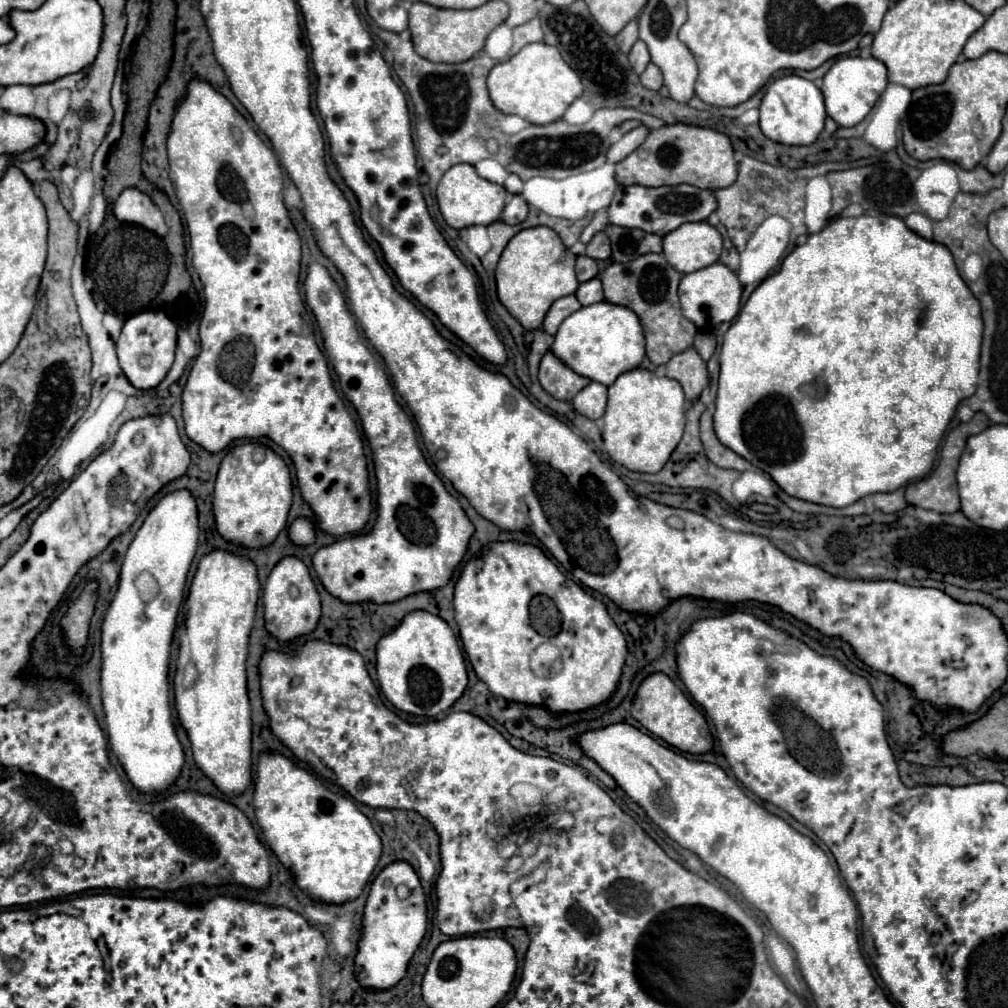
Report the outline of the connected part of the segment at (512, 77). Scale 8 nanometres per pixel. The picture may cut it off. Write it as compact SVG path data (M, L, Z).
M538 42L526 44L510 60L496 64L488 74L488 90L492 104L502 114L516 114L532 124L550 124L560 120L566 108L582 94L582 82L562 60L558 48Z

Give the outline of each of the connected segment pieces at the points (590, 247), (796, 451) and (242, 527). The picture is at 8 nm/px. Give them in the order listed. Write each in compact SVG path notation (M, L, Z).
M598 232L588 244L586 244L586 256L594 260L606 260L610 258L610 240L604 232Z
M838 216L822 232L810 234L806 244L796 246L782 260L780 270L768 276L750 294L748 302L742 306L740 314L724 334L714 432L724 446L732 448L736 454L770 474L772 480L794 498L844 508L868 494L894 492L900 486L906 486L910 480L924 478L932 470L938 444L946 432L946 426L956 414L956 406L976 392L982 330L984 322L980 302L960 278L954 258L944 244L918 236L898 216Z
M256 442L240 444L220 462L212 504L216 528L226 540L246 548L268 546L286 528L292 504L290 470L274 450Z

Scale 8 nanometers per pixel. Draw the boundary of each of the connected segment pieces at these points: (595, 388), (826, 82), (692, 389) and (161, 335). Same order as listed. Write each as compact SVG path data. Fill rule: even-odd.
M590 382L572 400L576 412L590 420L598 420L606 410L606 386L600 382Z
M846 56L832 64L832 68L822 78L822 94L824 94L824 106L826 114L838 124L838 126L856 126L862 122L876 100L880 98L880 92L888 86L886 68L876 58L860 58L860 56Z
M688 348L678 356L672 356L672 360L666 364L666 376L682 384L684 394L690 402L694 402L708 384L706 362L694 348Z
M146 310L136 316L130 316L124 322L120 338L116 340L120 366L130 384L140 390L156 388L164 380L174 362L174 350L176 350L176 324L168 318L164 310Z

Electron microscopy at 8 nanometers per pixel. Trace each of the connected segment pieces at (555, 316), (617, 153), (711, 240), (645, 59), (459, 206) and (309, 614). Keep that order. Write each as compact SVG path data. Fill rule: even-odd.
M572 294L556 300L556 302L550 306L550 310L548 310L546 318L544 318L544 332L556 334L556 332L558 332L558 326L562 324L562 320L568 318L570 314L574 314L574 312L580 310L580 308L582 308L582 304L580 304L580 302L576 300L576 296L572 296Z
M640 126L640 128L634 128L630 130L628 134L624 134L616 144L612 144L612 148L608 150L608 162L620 162L622 158L626 158L630 152L634 152L648 136L648 128L646 126Z
M688 222L664 236L664 258L680 274L718 262L722 236L708 222Z
M638 40L632 46L628 58L630 58L630 64L632 64L632 68L634 68L636 74L642 74L644 68L650 64L650 54L648 54L648 48L646 48L646 44L642 40Z
M456 164L452 166L438 184L438 206L444 220L452 228L468 228L474 224L492 224L500 218L500 212L506 204L506 190L500 184L488 182L476 174L472 164Z
M296 556L282 558L274 570L270 572L266 586L264 586L264 616L266 616L266 630L276 636L282 642L288 642L292 638L298 638L302 634L308 634L316 628L320 618L320 596L316 592L316 586L310 578L310 572L302 560ZM290 586L296 586L300 590L298 598L290 596Z

